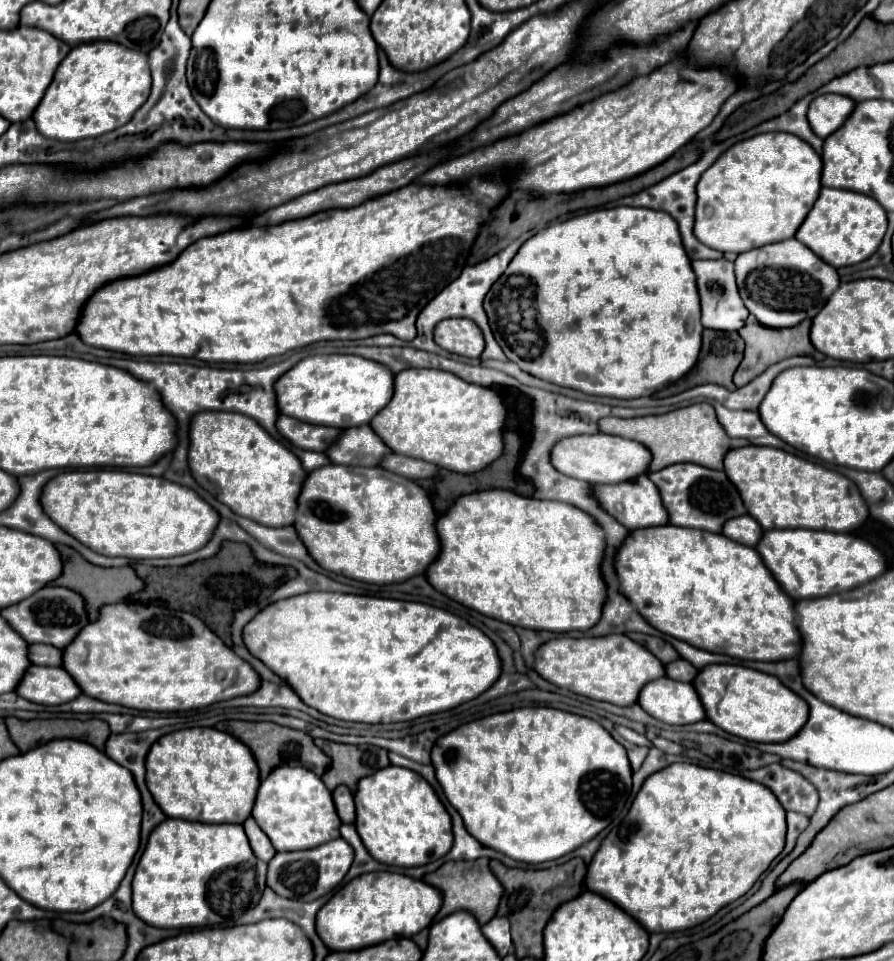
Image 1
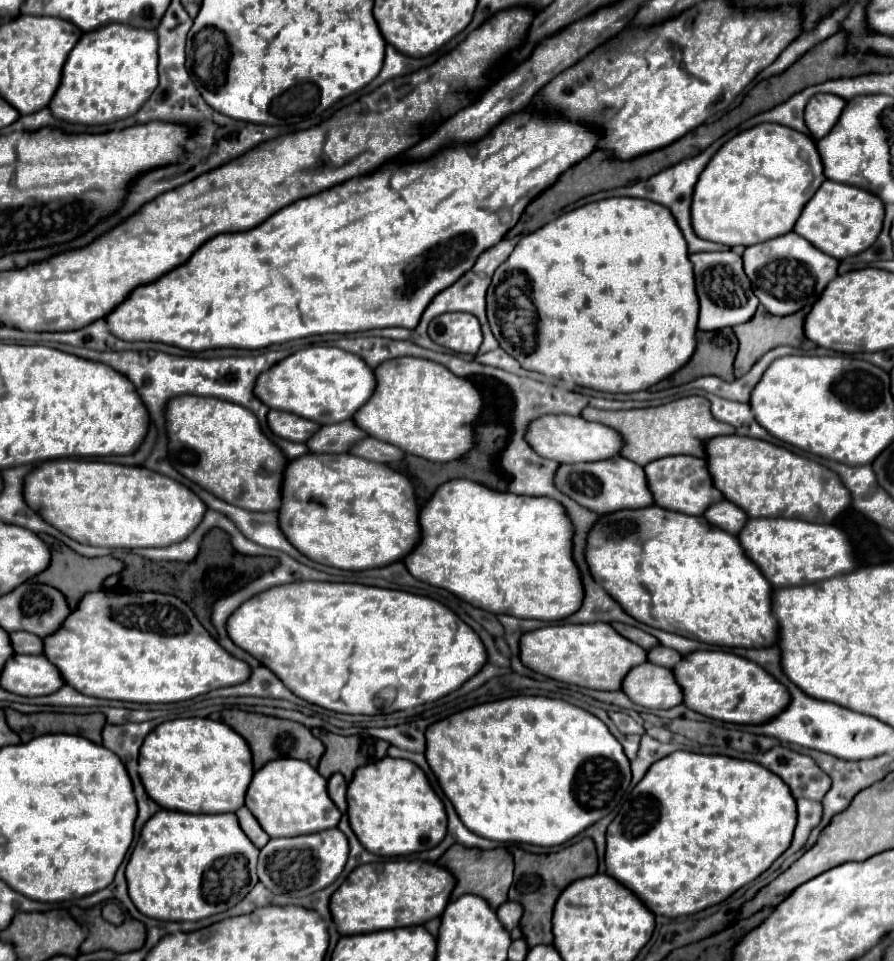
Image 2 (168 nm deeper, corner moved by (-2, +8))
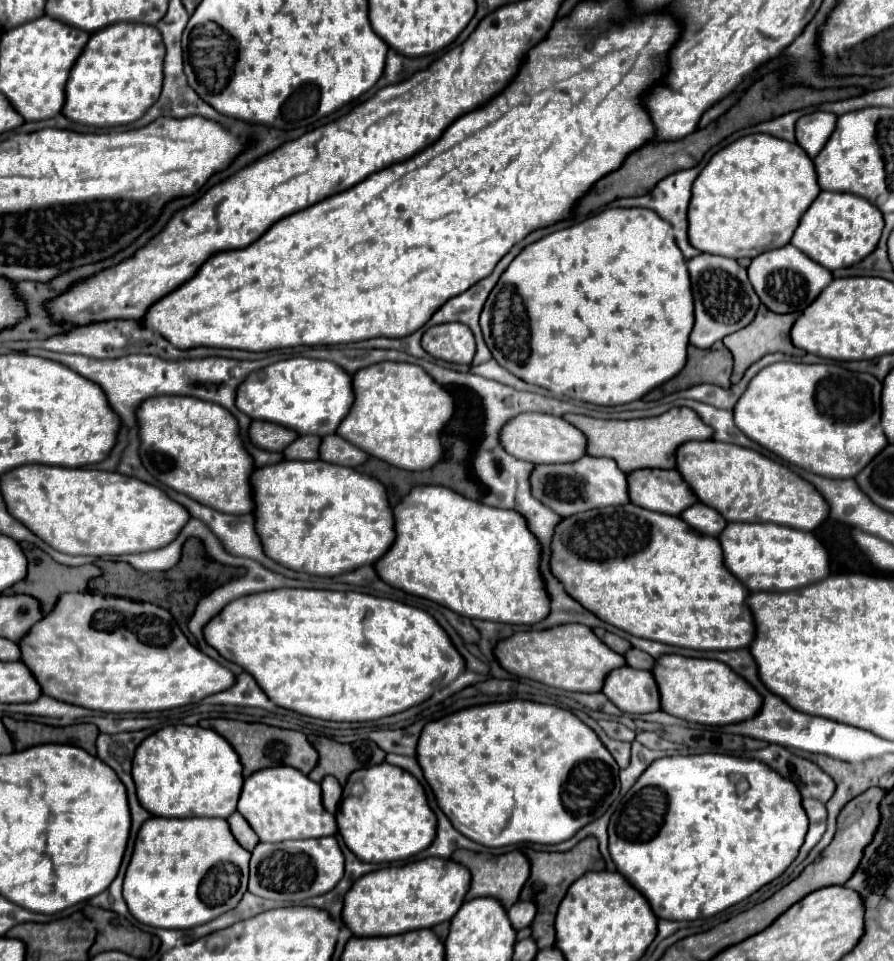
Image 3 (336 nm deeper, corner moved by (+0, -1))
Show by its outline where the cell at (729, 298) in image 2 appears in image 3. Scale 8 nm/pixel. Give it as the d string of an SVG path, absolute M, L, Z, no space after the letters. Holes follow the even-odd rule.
M698 255L686 261L690 281L692 281L692 295L694 295L694 329L690 333L690 345L708 349L718 339L724 339L730 333L744 329L756 315L760 299L752 289L746 269L736 263L736 259L718 257L718 255Z

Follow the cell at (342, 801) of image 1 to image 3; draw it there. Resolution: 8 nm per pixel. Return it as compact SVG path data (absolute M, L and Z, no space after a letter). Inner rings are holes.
M324 777L320 781L320 787L322 787L322 805L324 805L324 809L328 813L336 813L338 803L342 799L342 787L340 787L340 783L334 777Z

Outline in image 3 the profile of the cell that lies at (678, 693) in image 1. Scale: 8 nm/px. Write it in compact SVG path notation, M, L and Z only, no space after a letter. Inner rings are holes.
M628 665L612 669L604 679L602 693L624 713L650 713L660 709L660 693L650 671Z

